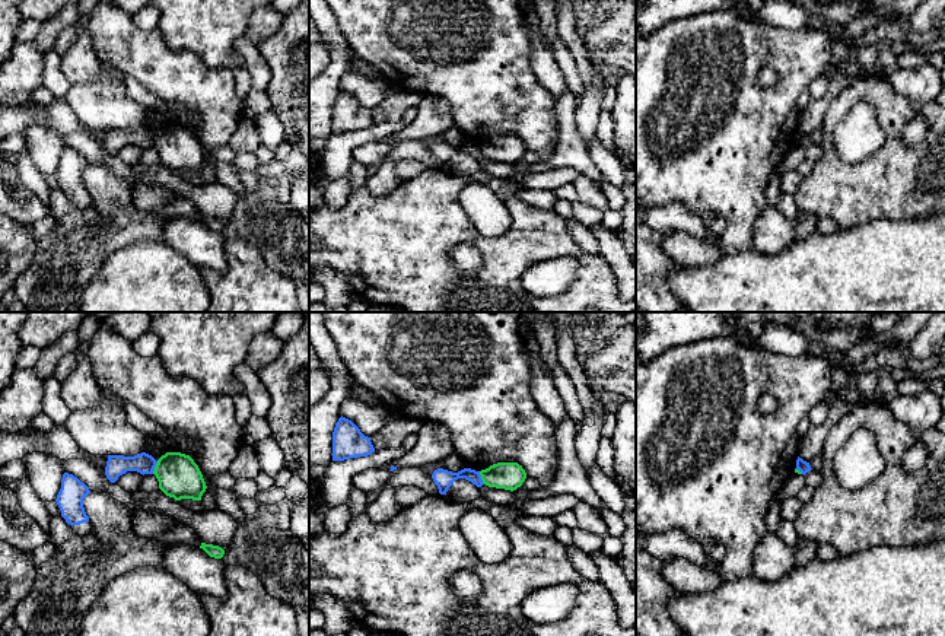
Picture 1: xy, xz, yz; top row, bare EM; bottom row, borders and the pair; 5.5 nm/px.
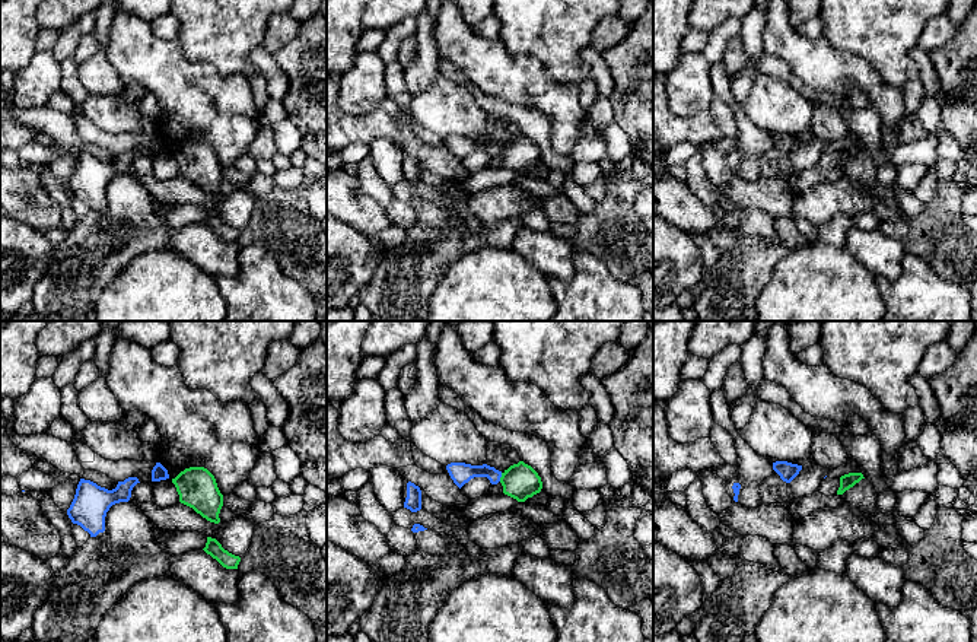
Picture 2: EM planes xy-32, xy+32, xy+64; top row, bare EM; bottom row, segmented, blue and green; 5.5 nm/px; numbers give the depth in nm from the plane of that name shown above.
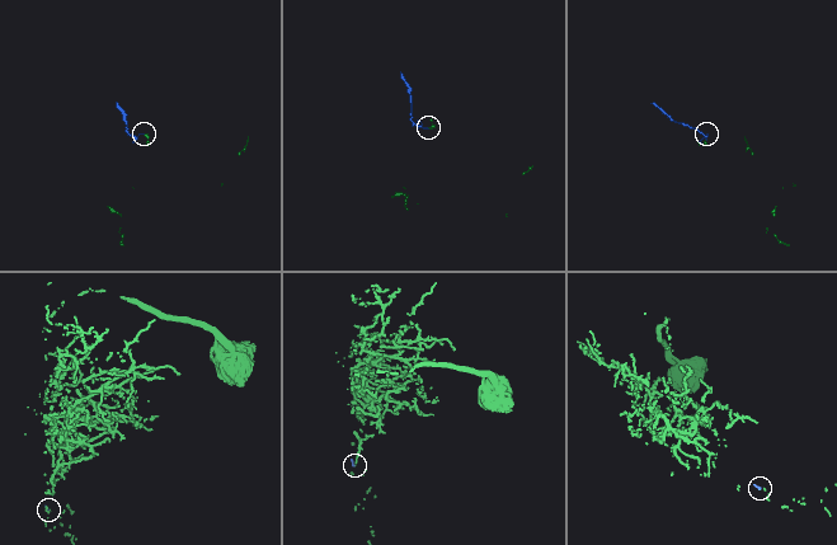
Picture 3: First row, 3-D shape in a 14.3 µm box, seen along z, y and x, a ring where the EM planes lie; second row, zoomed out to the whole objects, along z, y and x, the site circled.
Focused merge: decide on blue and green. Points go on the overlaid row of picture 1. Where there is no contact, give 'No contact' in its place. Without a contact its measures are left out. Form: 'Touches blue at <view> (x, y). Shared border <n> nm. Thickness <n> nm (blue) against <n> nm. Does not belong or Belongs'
Touches blue at xy (155, 466). Shared border 80 nm. Thickness 120 nm (blue) against 240 nm. Does not belong

